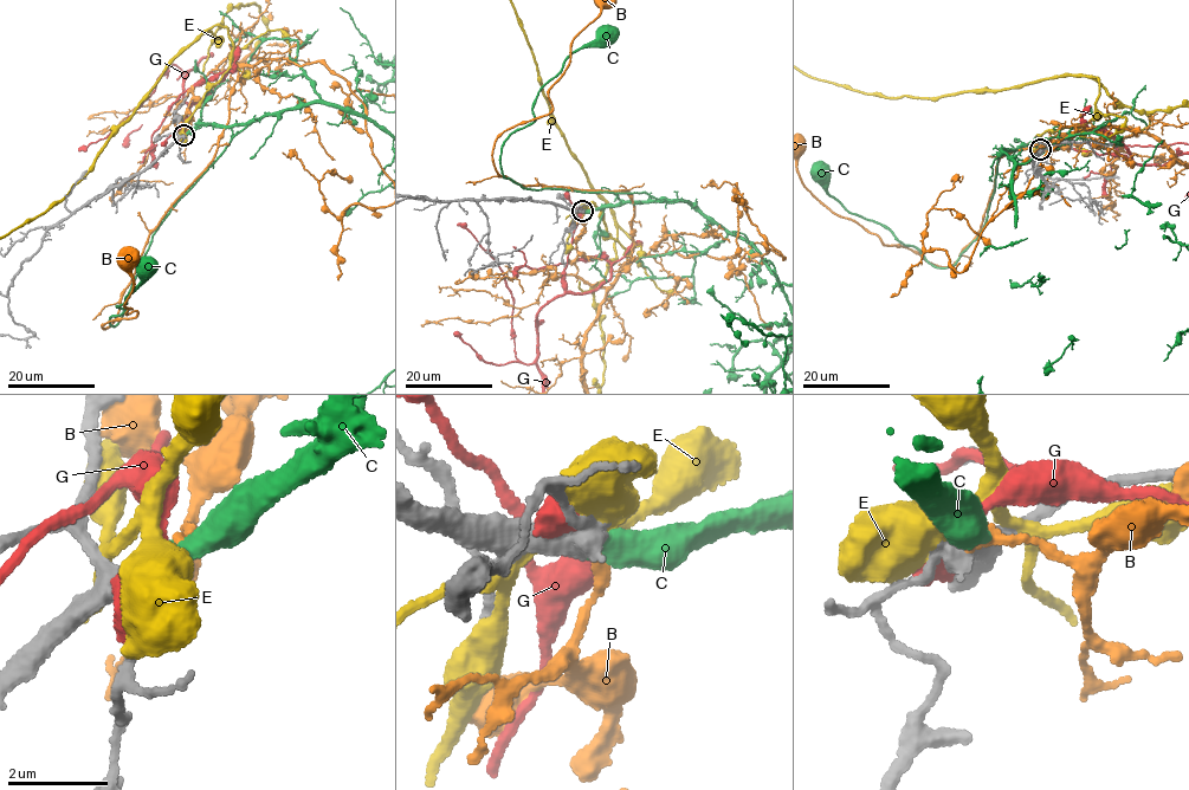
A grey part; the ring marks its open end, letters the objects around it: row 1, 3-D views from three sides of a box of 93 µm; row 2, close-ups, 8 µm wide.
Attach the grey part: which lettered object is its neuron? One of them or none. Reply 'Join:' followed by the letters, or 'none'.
Join: C

